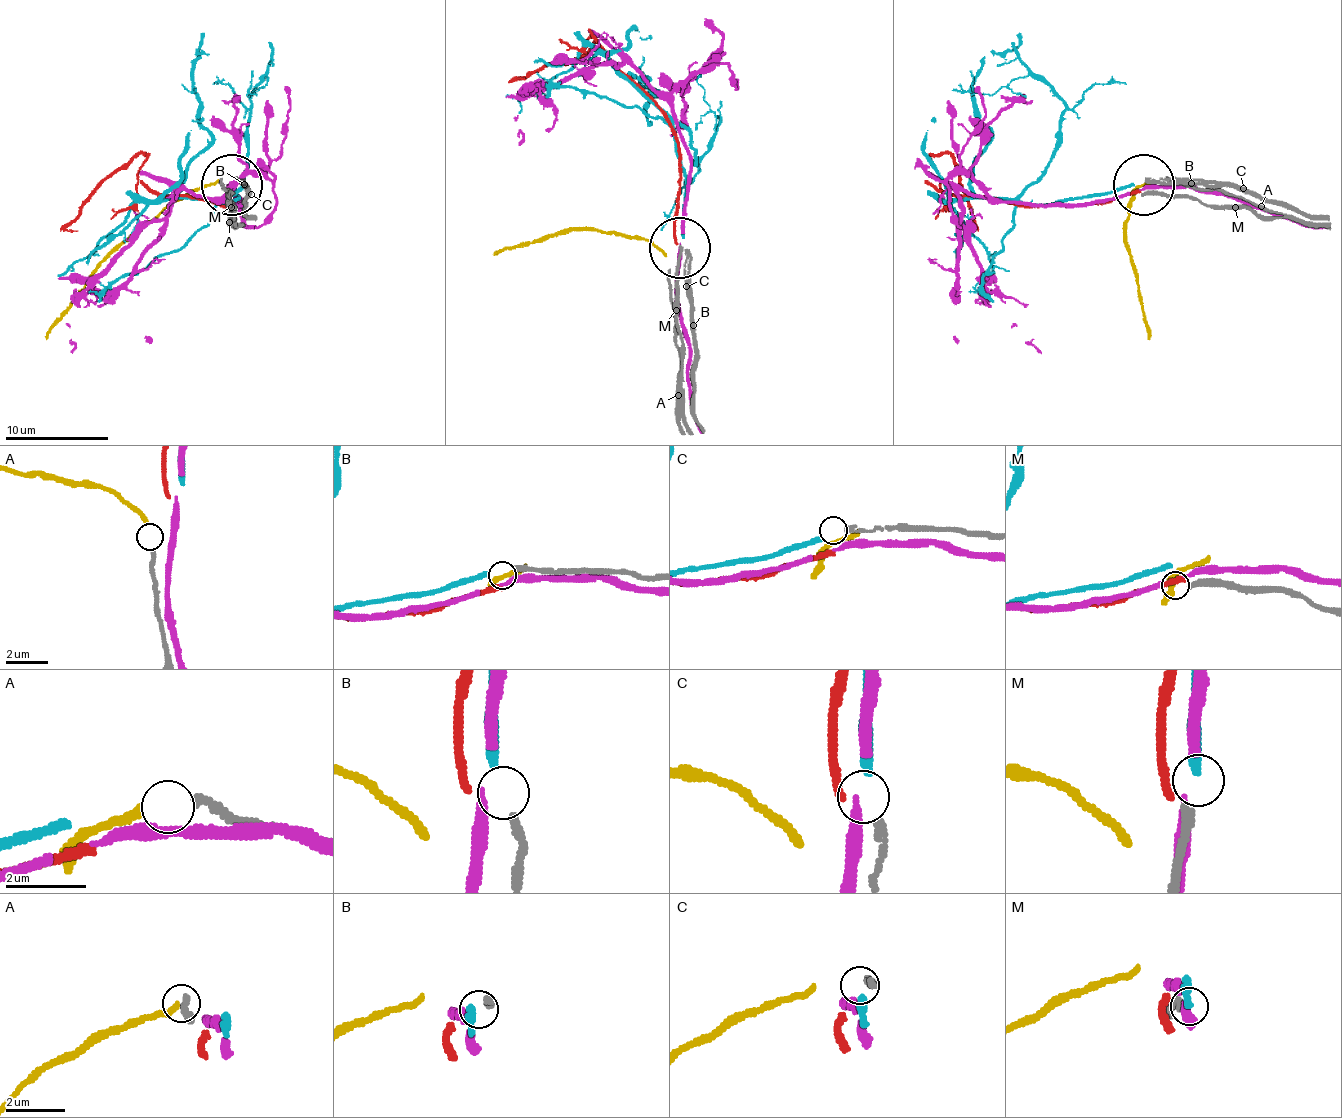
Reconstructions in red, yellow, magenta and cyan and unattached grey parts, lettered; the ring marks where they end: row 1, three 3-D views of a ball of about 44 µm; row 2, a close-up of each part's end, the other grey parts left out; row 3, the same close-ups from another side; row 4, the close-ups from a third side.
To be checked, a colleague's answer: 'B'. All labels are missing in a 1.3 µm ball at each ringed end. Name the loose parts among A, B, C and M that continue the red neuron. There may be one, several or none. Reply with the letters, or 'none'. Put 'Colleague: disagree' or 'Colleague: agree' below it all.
none
Colleague: disagree

